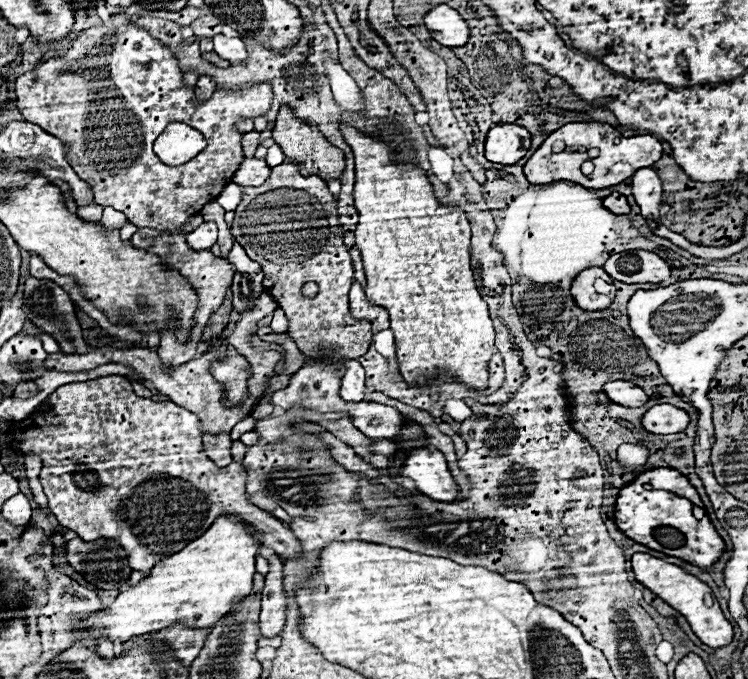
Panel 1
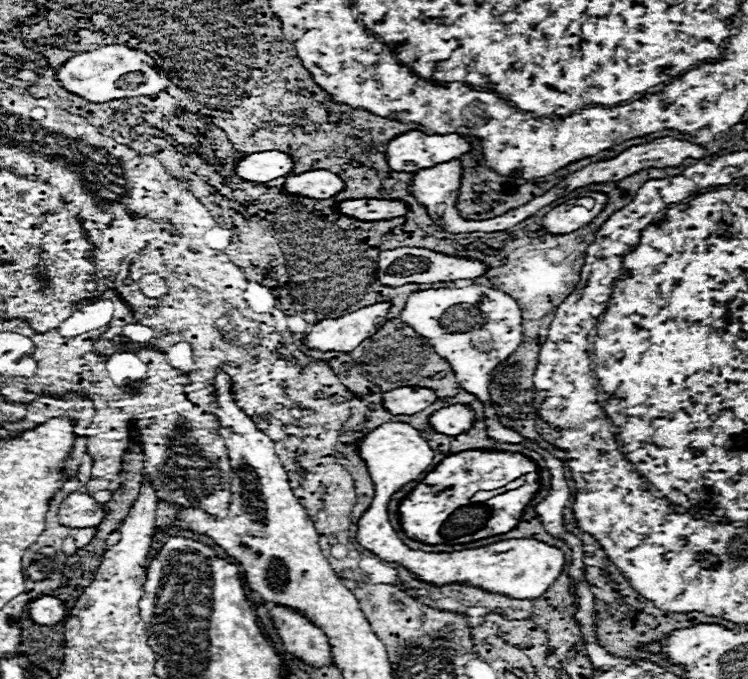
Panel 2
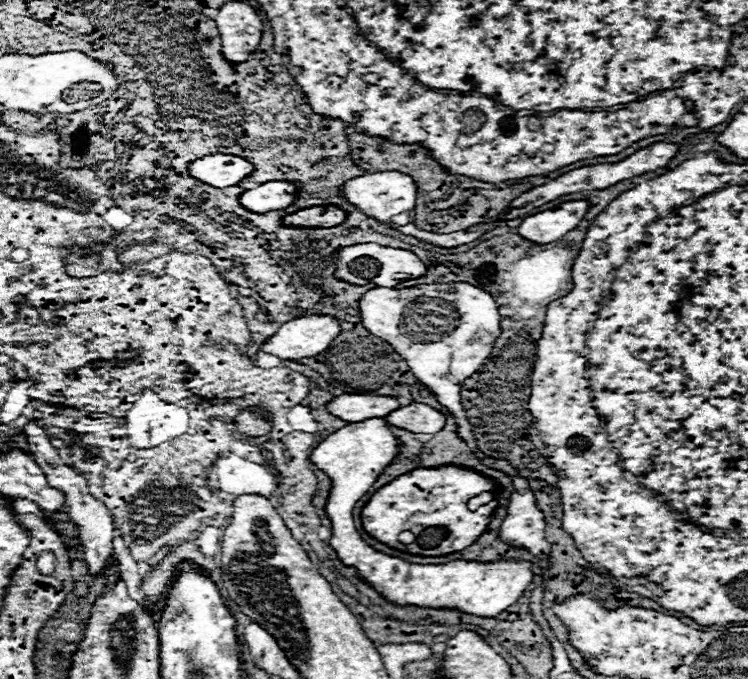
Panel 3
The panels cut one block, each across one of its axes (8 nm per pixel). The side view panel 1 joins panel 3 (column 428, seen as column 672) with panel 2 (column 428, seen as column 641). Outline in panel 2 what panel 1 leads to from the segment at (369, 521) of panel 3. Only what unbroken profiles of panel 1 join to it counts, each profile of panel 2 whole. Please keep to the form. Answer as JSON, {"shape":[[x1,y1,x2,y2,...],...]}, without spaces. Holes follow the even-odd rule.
{"shape":[[476,450,448,454,402,502,400,524,402,530,424,544,462,544,474,542,496,534,506,534,518,526,524,510,540,490,538,466,524,454],[524,478,524,484,516,490,498,494,486,502,470,502,478,490,500,488,508,482]]}

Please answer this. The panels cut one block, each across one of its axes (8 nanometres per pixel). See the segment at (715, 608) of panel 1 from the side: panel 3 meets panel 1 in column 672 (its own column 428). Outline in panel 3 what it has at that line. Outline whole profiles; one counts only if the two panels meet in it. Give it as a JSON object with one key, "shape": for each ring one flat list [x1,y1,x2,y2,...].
{"shape":[[368,418,362,422,346,424,344,428,332,432,322,440,312,452,310,462,316,464,324,474,328,474,332,488,324,506,326,516,332,522,330,546,344,566,356,570,358,578,368,582,382,598,390,604,418,606,418,608,440,608,440,610,460,610,470,616,494,618,512,606,532,582,532,570,528,562,492,562,478,564,466,560,454,560,448,564,410,564,394,556,386,556,370,548,354,528,352,508,376,482,378,474,396,456,396,438,382,418]]}

